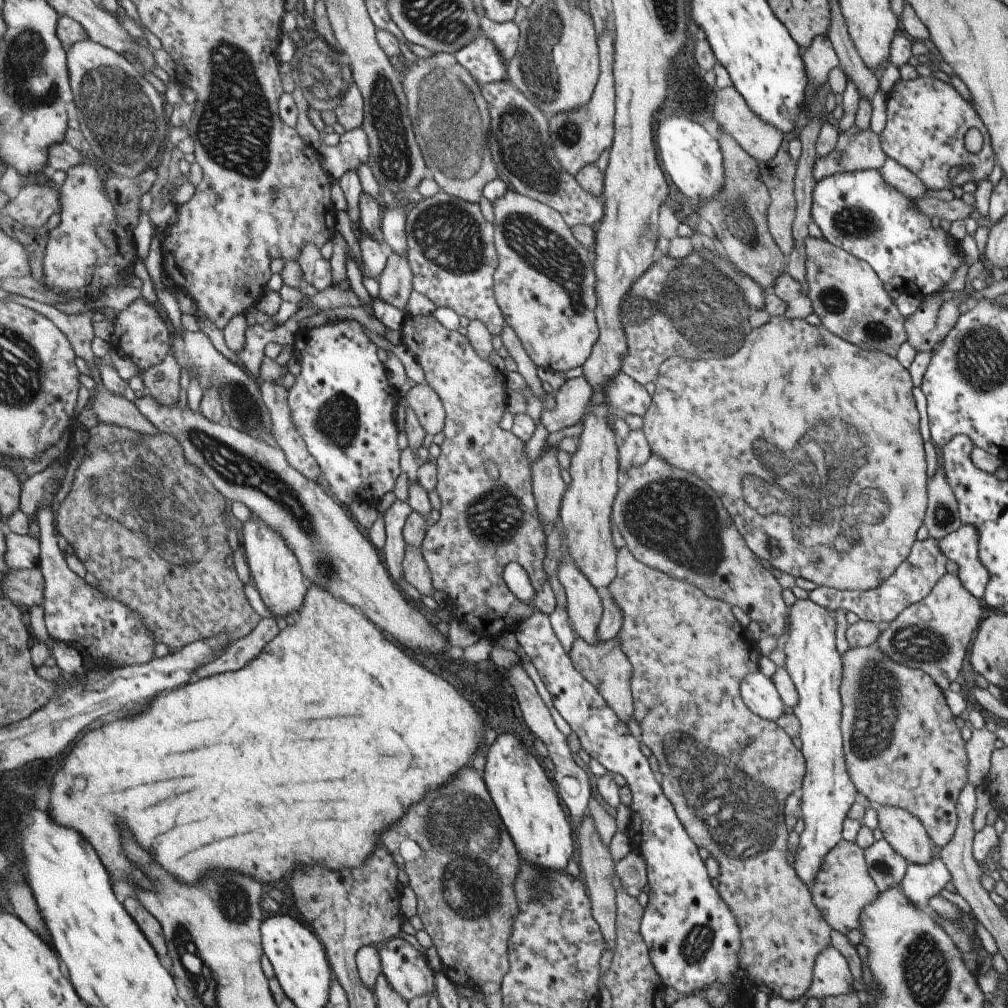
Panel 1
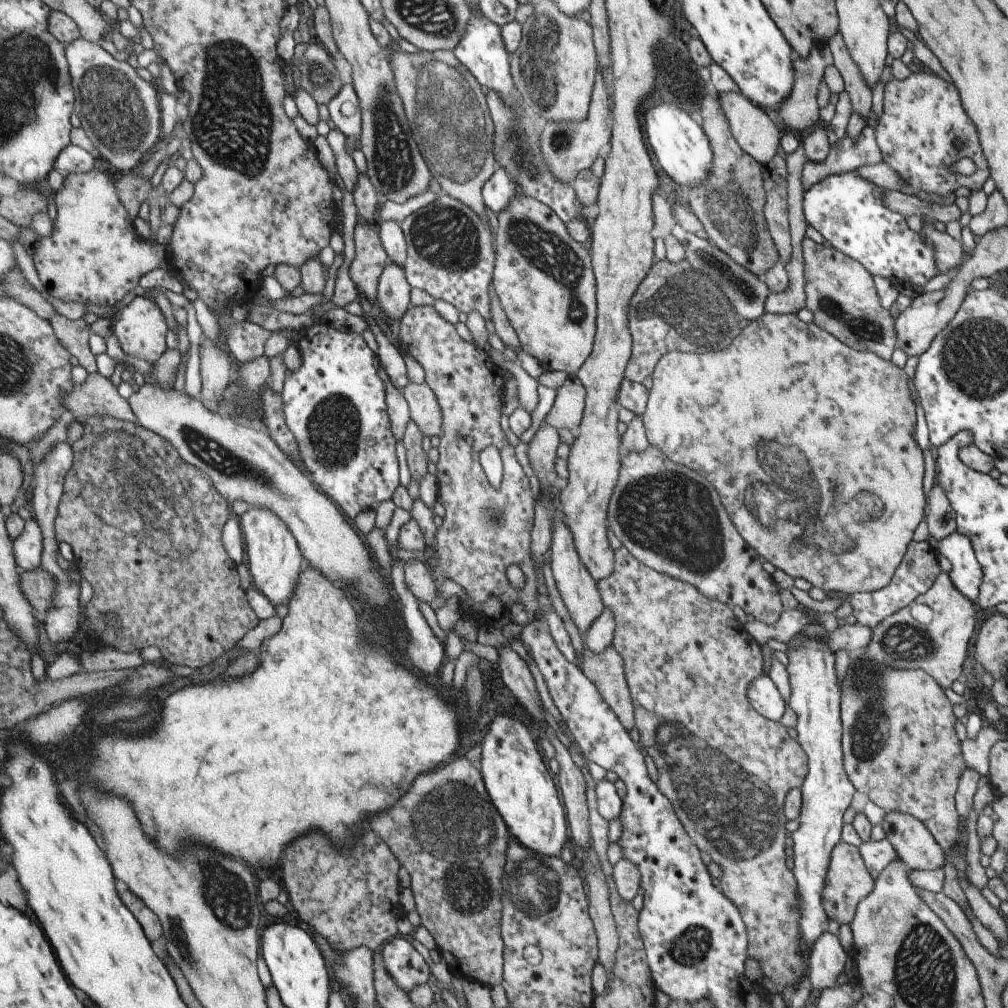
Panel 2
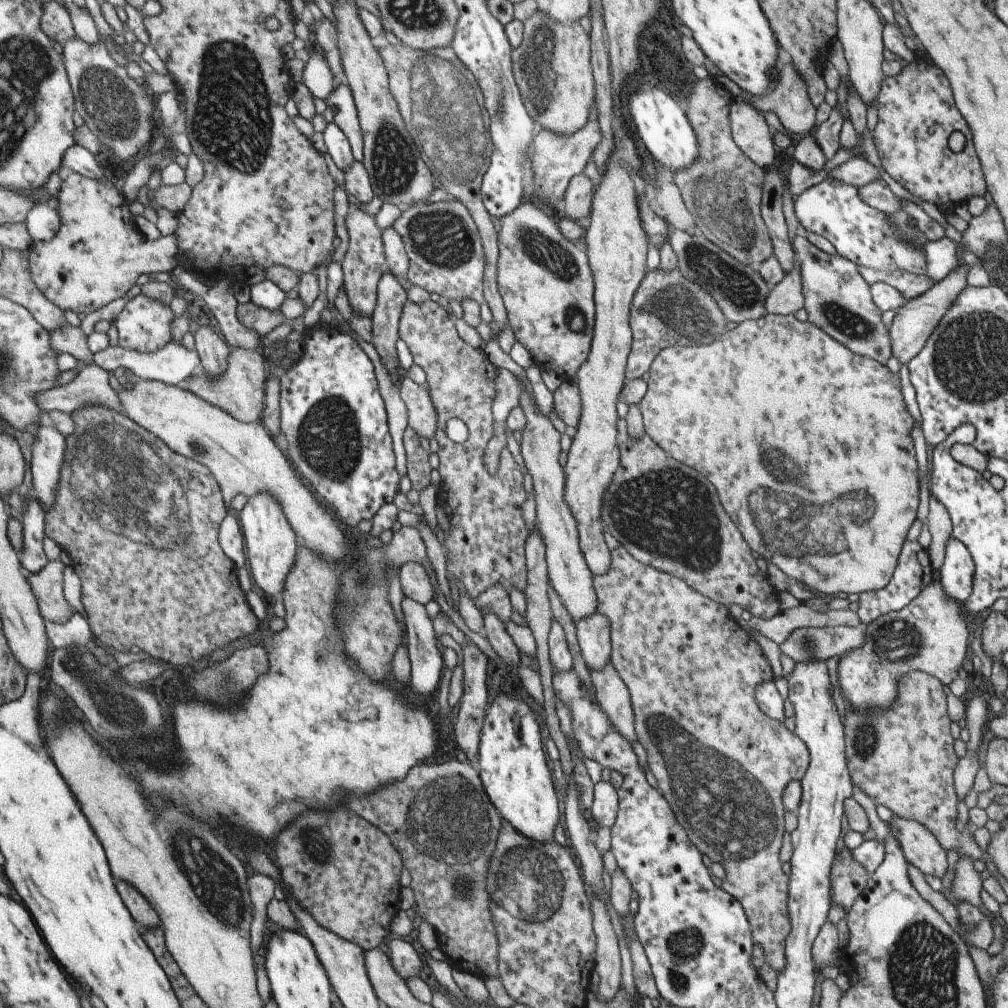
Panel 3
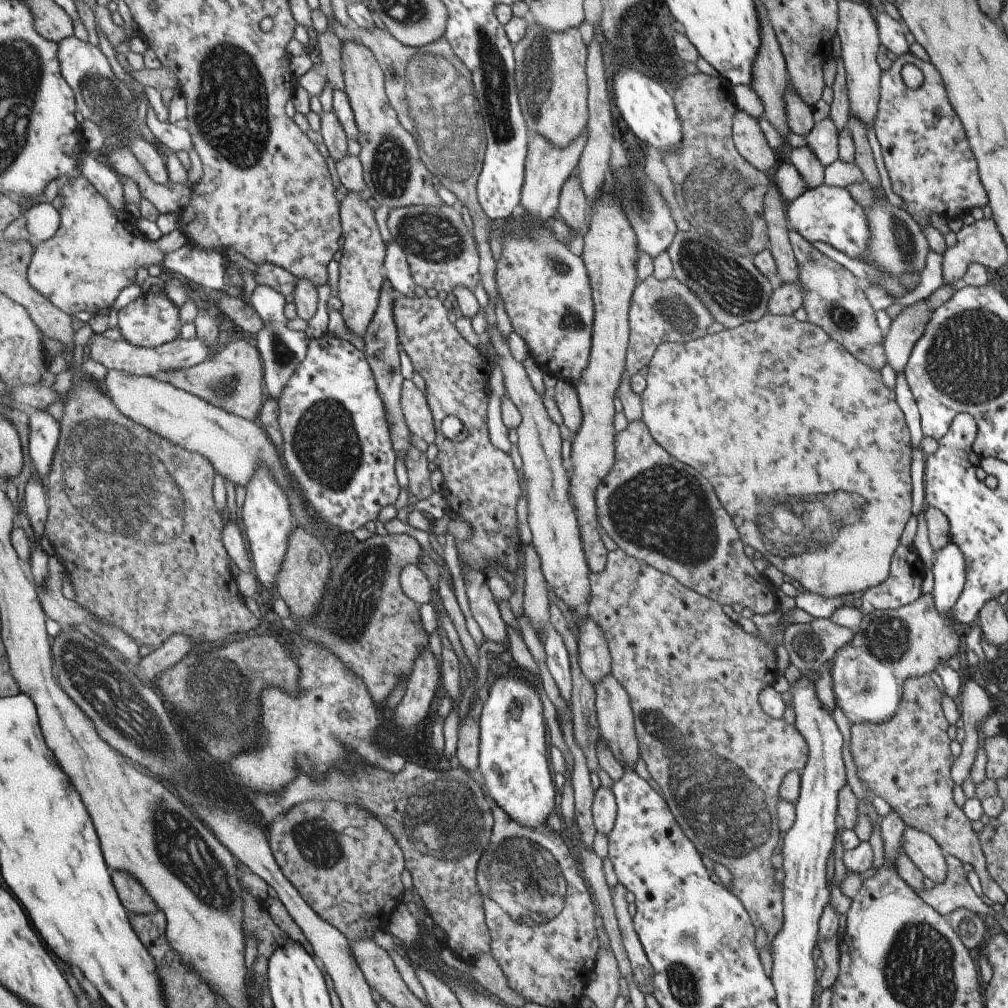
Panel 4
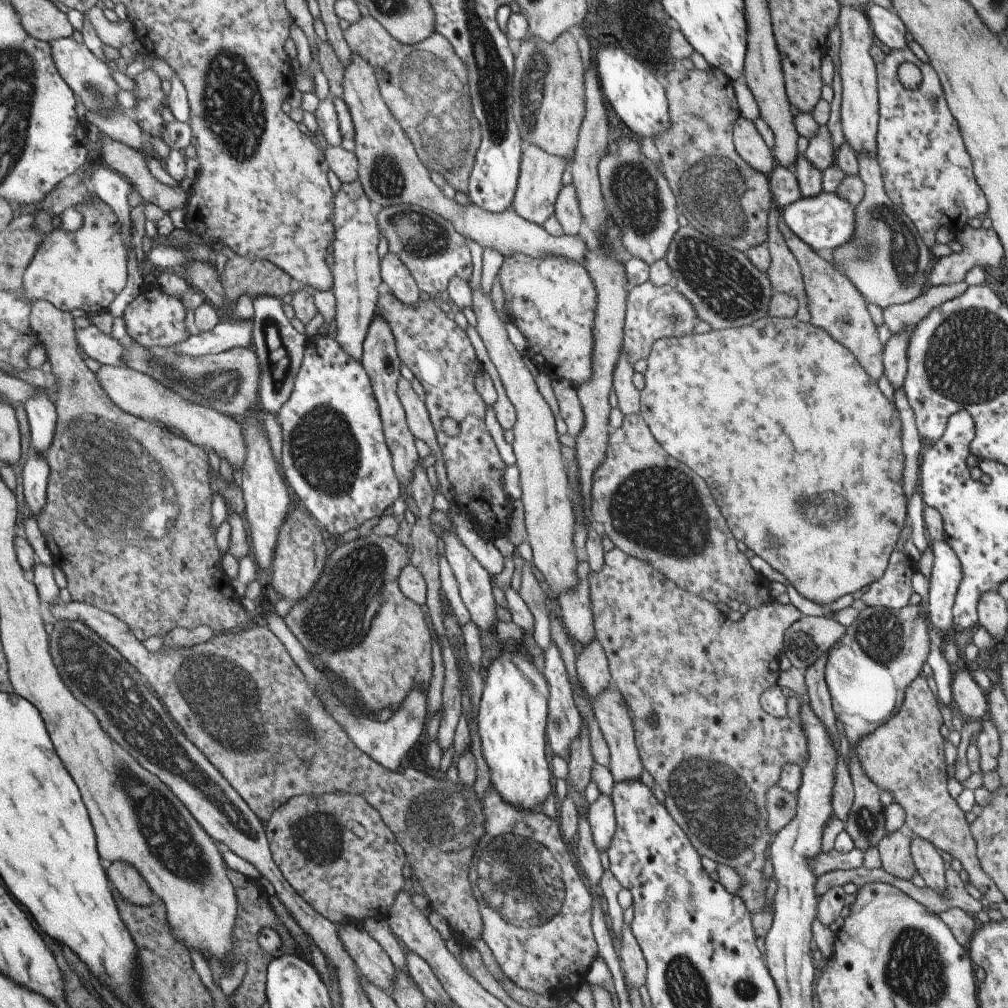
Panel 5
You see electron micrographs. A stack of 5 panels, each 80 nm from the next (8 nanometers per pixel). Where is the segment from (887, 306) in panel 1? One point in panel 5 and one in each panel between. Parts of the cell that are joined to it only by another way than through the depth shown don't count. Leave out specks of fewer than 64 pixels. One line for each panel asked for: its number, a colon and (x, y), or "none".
2: (840, 294)
3: (836, 299)
4: (834, 300)
5: (835, 305)

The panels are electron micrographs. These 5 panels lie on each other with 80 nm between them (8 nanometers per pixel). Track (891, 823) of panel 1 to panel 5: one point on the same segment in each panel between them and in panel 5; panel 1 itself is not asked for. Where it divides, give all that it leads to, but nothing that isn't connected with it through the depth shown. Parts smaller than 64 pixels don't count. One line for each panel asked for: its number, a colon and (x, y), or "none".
2: (915, 847)
3: (919, 848)
4: (925, 855)
5: (928, 863)

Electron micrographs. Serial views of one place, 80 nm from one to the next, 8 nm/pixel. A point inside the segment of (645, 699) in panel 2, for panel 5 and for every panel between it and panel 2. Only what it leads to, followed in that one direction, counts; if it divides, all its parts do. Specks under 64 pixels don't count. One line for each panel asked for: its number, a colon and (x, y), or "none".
3: (690, 671)
4: (692, 677)
5: (690, 677)

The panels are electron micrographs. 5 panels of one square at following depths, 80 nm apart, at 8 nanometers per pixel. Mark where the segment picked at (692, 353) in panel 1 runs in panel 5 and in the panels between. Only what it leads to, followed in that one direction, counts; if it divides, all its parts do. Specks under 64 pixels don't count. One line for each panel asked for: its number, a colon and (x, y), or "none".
2: (674, 308)
3: (666, 309)
4: (659, 311)
5: (652, 312)

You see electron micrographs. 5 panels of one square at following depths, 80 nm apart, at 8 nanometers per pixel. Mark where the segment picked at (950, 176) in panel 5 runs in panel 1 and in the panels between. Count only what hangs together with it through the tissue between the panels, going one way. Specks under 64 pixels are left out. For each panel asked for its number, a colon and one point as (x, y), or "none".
1: (926, 119)
2: (921, 116)
3: (915, 112)
4: (924, 150)

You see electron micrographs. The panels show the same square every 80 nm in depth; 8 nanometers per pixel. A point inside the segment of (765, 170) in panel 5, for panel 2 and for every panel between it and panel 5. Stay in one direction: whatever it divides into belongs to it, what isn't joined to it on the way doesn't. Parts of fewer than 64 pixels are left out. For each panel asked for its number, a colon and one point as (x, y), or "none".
2: (753, 131)
3: (749, 131)
4: (747, 137)

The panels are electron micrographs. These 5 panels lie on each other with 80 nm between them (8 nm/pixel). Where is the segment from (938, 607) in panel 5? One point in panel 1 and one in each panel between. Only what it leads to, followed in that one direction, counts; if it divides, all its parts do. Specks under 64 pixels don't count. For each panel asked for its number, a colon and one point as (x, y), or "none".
1: (960, 546)
2: (965, 574)
3: (956, 573)
4: (948, 567)

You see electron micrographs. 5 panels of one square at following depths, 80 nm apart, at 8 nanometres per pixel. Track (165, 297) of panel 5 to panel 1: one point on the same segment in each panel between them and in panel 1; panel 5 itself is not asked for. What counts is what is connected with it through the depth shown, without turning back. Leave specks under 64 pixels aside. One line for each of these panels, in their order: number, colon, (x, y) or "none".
1: (139, 332)
2: (139, 326)
3: (143, 325)
4: (151, 320)

